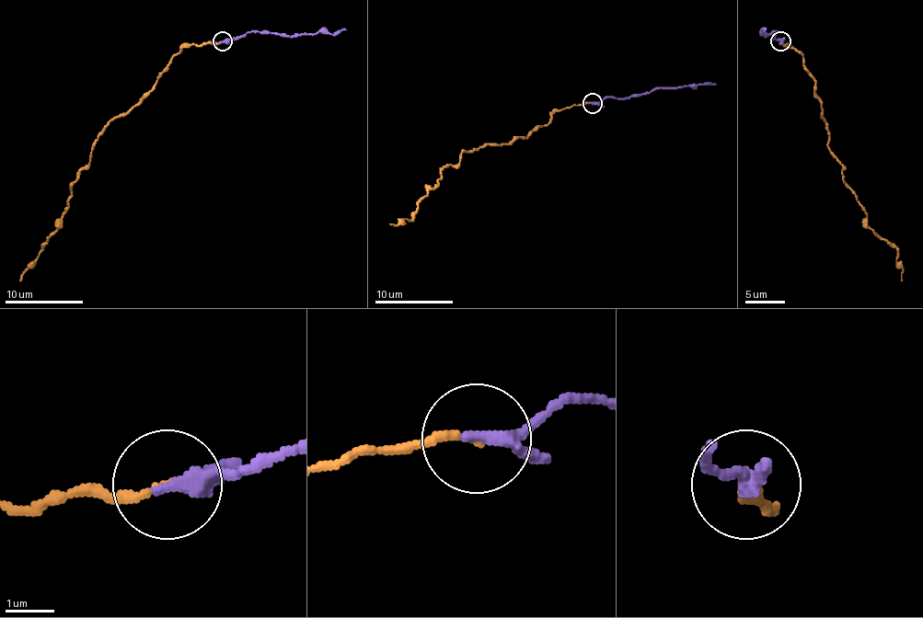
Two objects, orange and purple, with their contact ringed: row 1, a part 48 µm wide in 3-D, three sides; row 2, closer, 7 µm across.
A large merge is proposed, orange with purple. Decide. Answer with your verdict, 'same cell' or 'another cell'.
same cell

